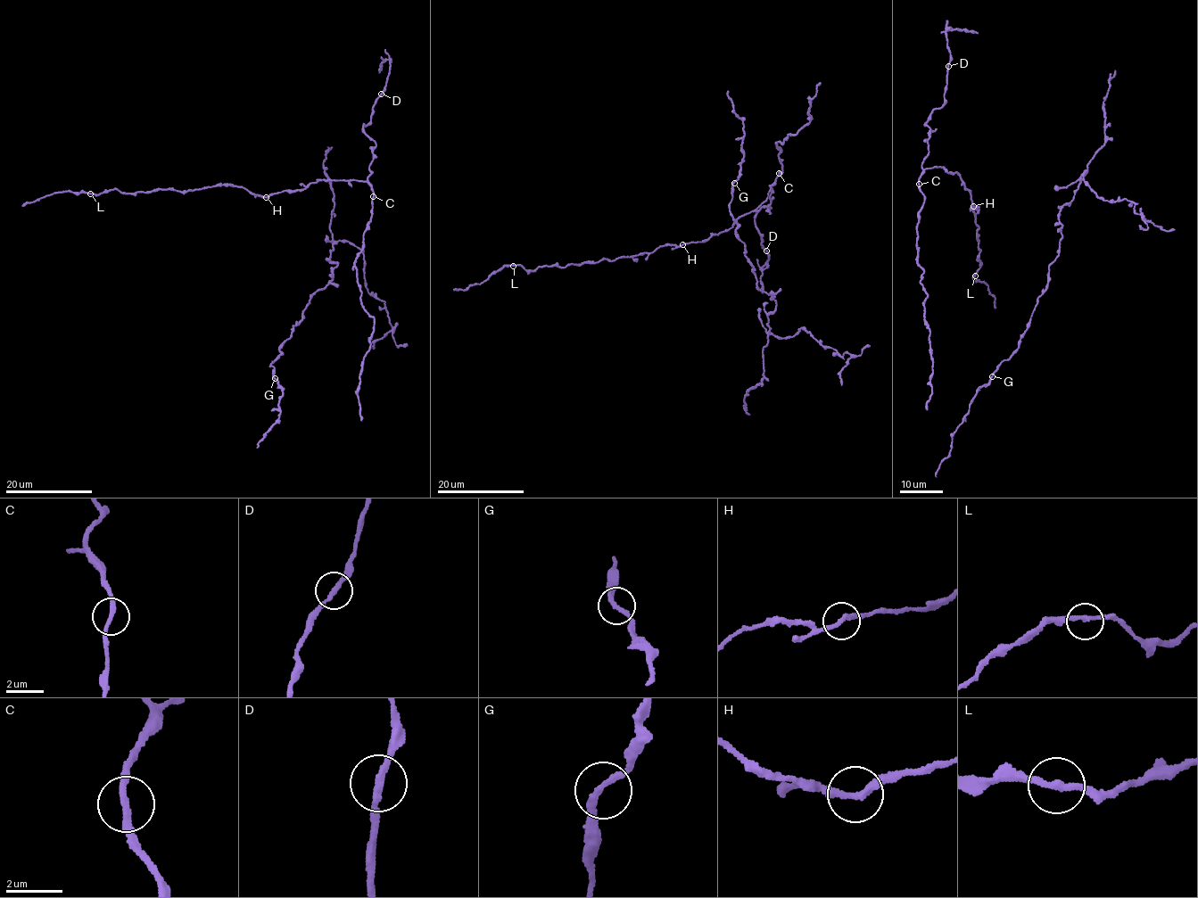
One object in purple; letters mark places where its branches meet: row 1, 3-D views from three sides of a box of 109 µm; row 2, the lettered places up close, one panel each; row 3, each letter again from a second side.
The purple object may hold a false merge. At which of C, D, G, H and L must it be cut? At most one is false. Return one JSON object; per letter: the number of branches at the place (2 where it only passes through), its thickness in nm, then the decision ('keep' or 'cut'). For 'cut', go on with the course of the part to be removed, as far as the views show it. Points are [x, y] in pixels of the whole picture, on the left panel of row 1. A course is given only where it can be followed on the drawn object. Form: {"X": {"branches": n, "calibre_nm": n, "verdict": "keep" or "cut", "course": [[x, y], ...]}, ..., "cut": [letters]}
{"C": {"branches": 2, "calibre_nm": 240, "verdict": "keep"}, "D": {"branches": 2, "calibre_nm": 220, "verdict": "keep"}, "G": {"branches": 2, "calibre_nm": 220, "verdict": "keep"}, "H": {"branches": 2, "calibre_nm": 240, "verdict": "keep"}, "L": {"branches": 2, "calibre_nm": 220, "verdict": "keep"}, "cut": []}

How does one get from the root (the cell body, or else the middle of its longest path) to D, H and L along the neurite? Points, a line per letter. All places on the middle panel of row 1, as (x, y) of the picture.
D: (808, 112), (808, 124), (776, 145), (783, 171), (770, 187), (771, 208), (763, 207), (754, 221), (766, 251)
H: (808, 112), (808, 124), (776, 145), (783, 171), (768, 197), (729, 228), (682, 244)
L: (808, 112), (808, 124), (776, 145), (783, 171), (768, 197), (725, 231), (611, 261), (532, 270), (513, 266)

